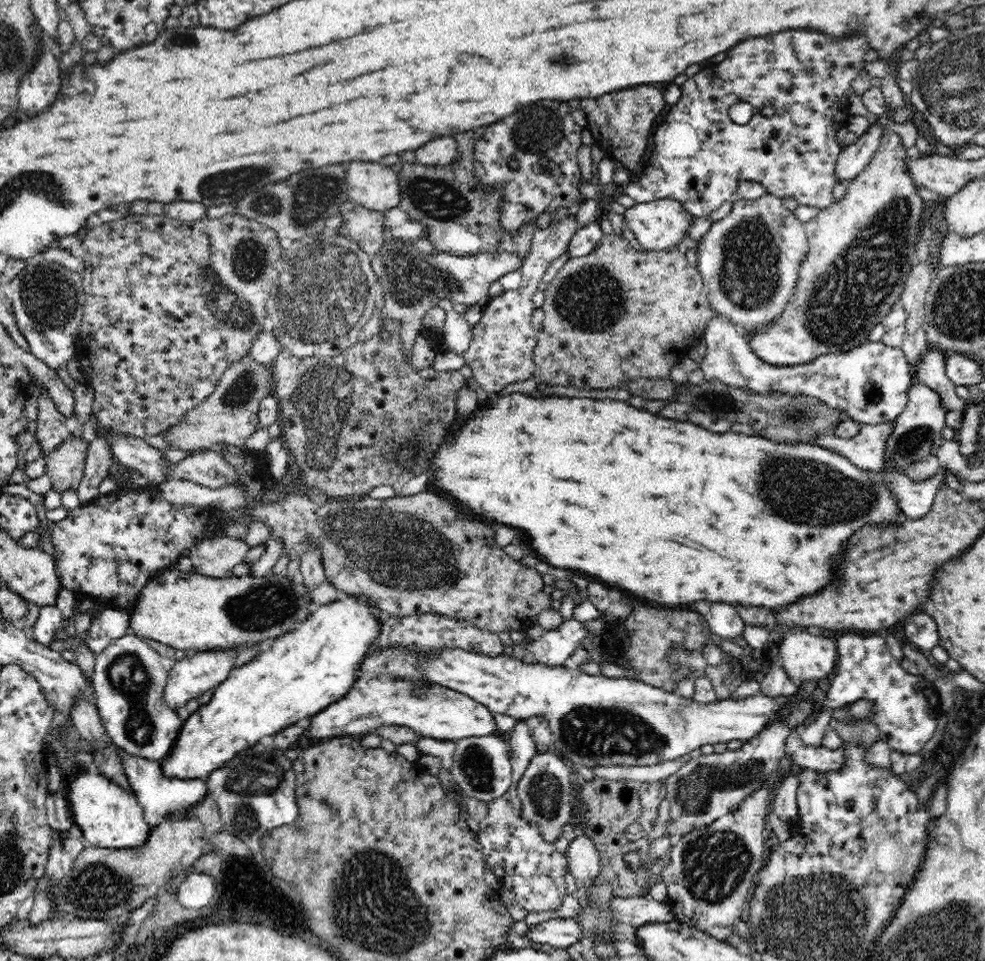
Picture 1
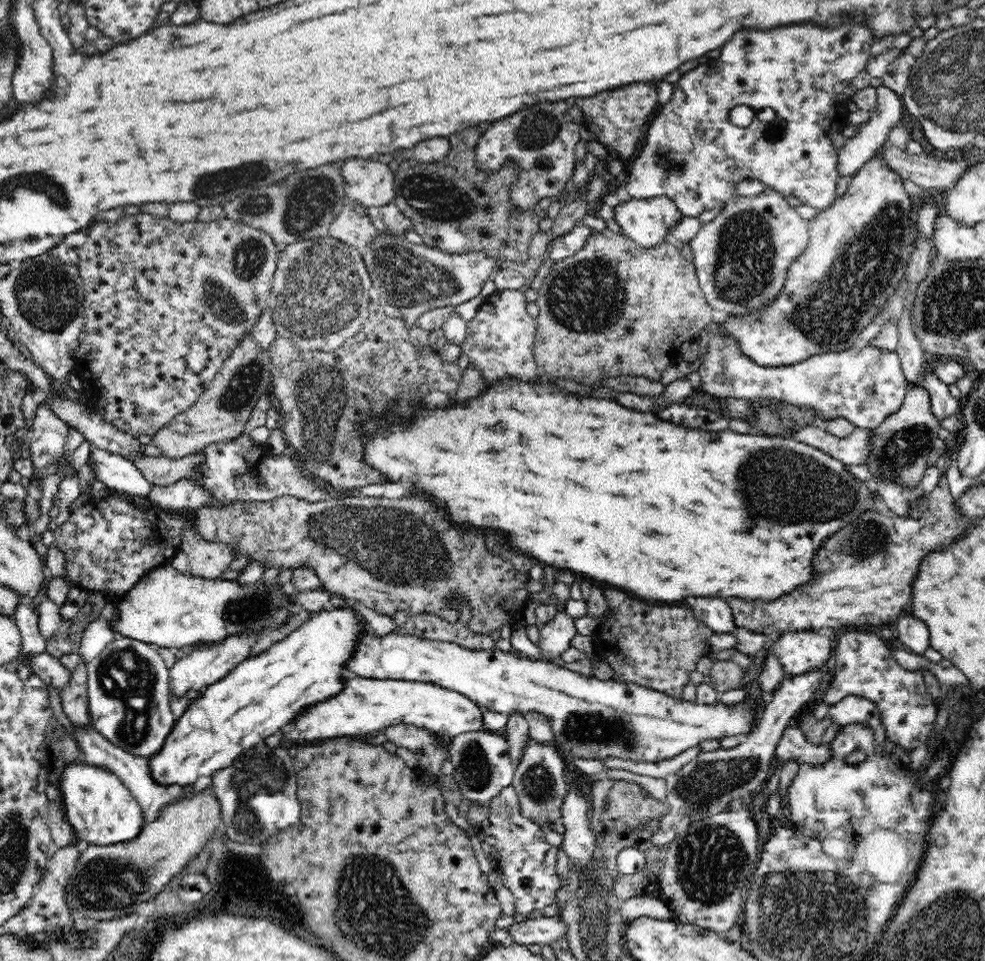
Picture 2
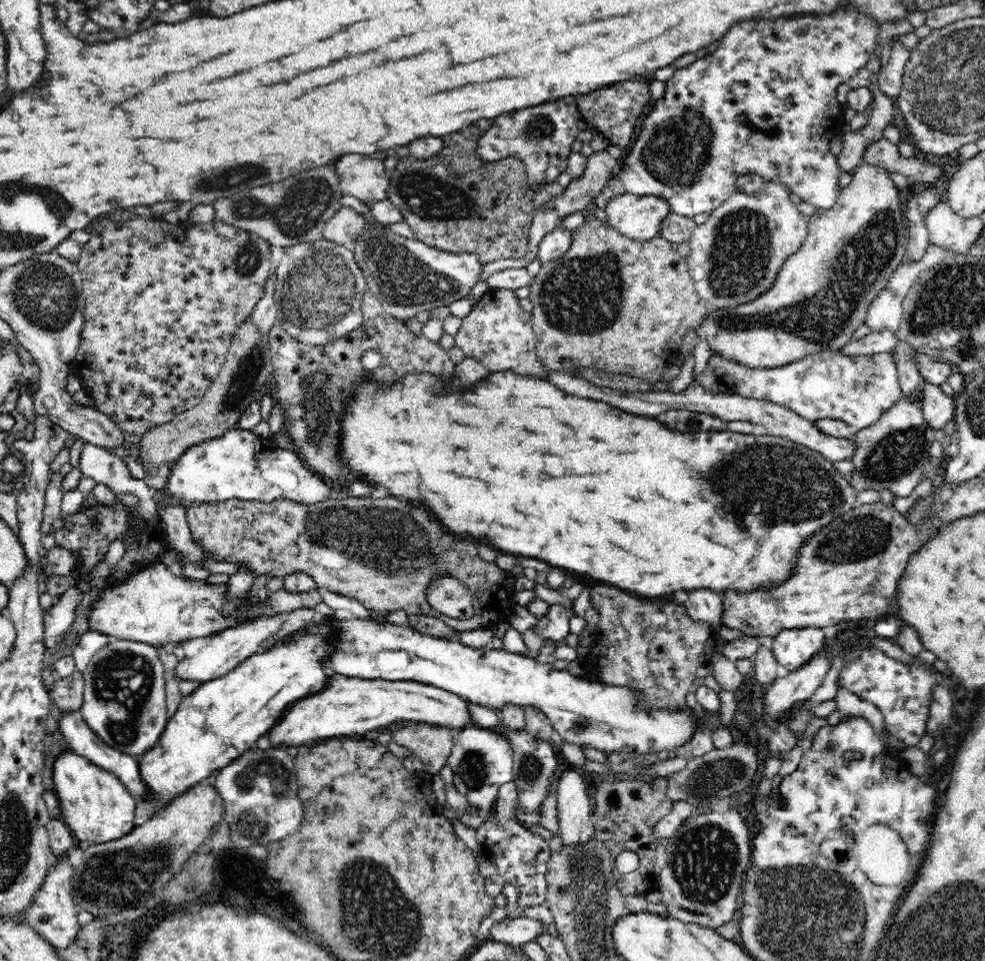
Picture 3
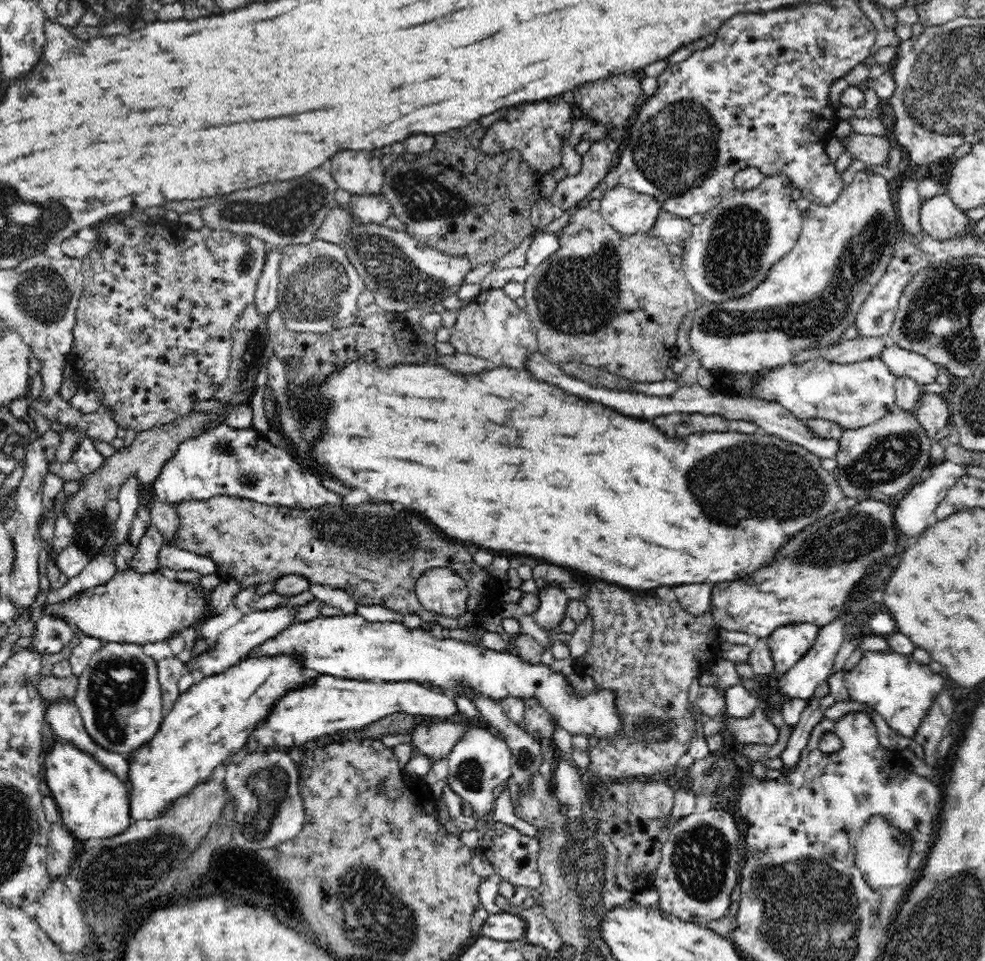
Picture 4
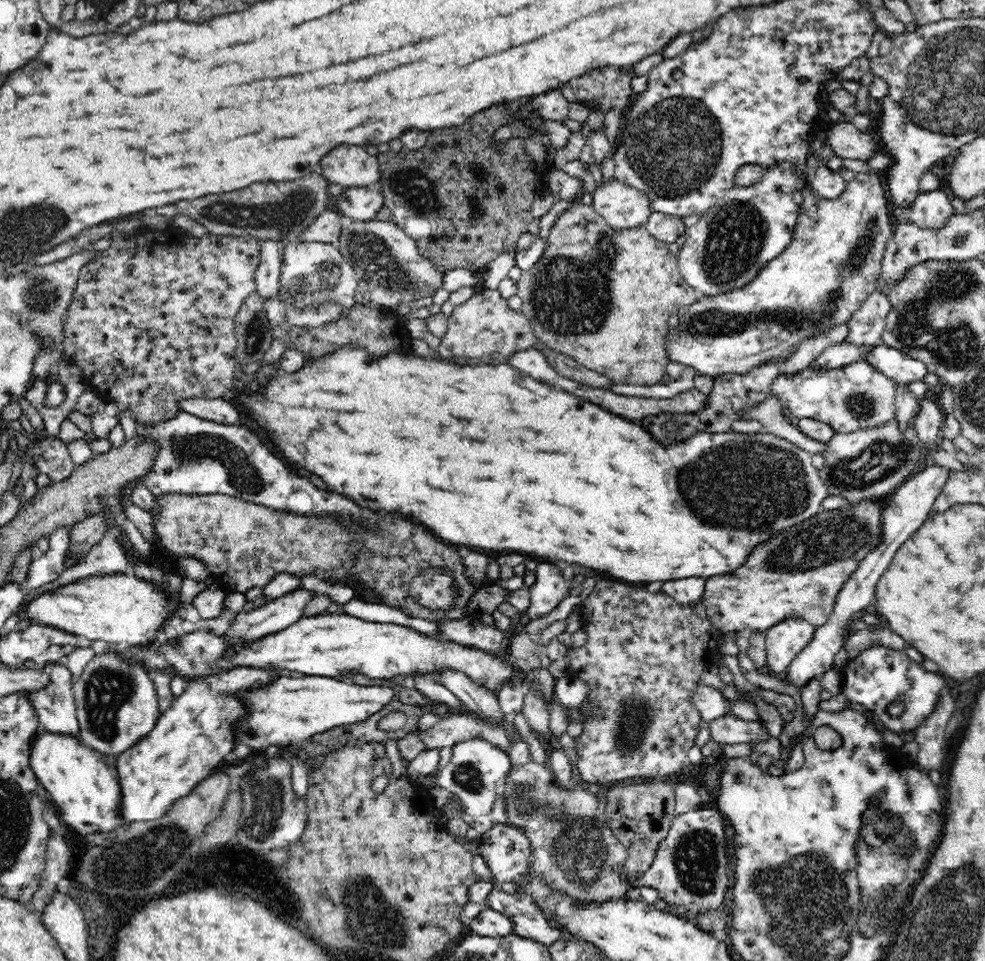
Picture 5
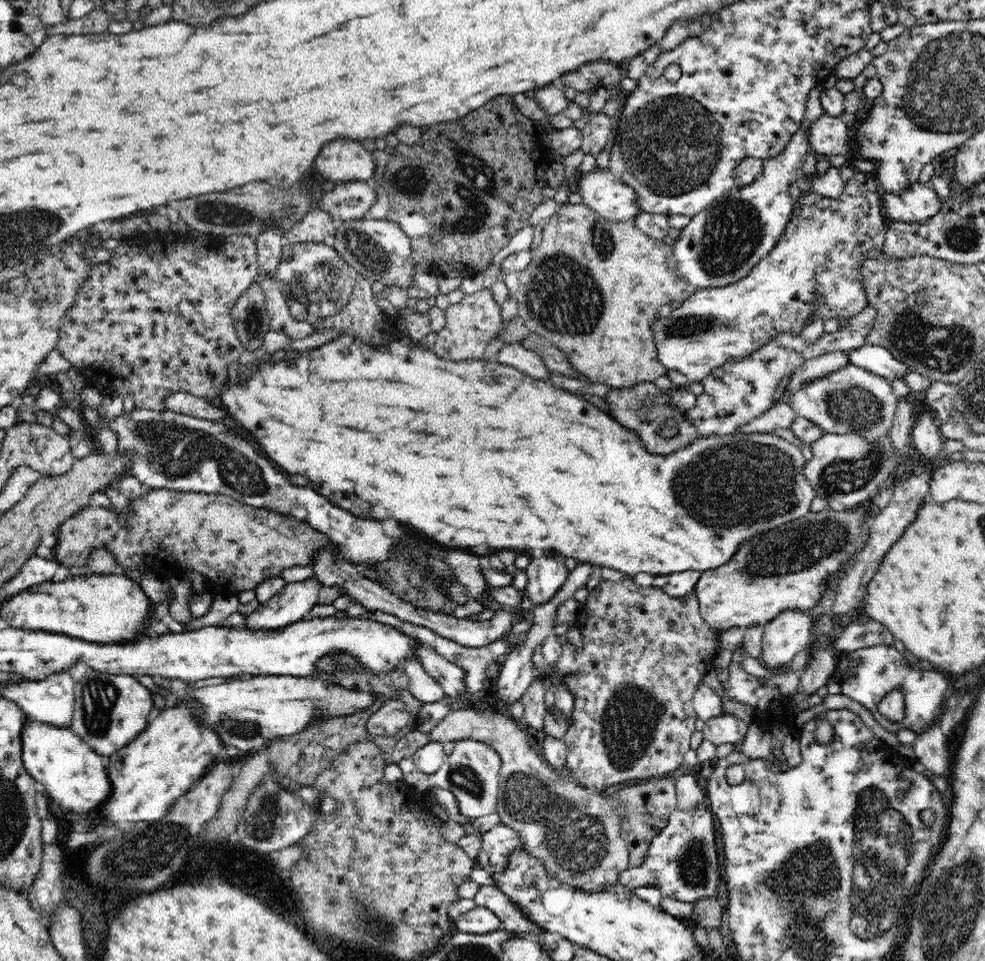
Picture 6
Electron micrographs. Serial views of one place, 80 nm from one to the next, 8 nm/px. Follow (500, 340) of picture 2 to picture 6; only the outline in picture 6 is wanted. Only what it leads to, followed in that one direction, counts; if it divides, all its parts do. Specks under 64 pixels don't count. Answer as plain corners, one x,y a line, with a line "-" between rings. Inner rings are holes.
484,288
481,292
465,295
461,302
443,310
446,324
442,330
437,332
433,351
438,357
446,360
482,359
486,345
490,340
496,338
501,330
503,330
504,345
508,343
521,344
530,334
529,328
526,328
523,319
519,315
511,321
502,321
500,309
501,306
494,301
493,293
490,289

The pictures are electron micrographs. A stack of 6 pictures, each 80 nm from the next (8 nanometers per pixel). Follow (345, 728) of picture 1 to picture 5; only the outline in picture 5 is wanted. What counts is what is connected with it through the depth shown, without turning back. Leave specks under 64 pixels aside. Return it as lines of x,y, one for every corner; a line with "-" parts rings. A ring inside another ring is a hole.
304,676
302,678
282,677
270,684
268,688
260,688
254,692
243,694
247,706
251,708
250,716
236,724
236,737
238,743
246,744
253,750
267,749
268,746
296,746
305,743
311,737
320,733
325,733
337,726
360,724
368,720
374,714
383,713
386,705
392,705
396,699
392,699
394,694
400,696
404,704
418,704
418,706
436,706
430,699
426,699
415,688
402,688
402,684
394,687
362,686
361,683
347,682
346,680
326,677
326,676

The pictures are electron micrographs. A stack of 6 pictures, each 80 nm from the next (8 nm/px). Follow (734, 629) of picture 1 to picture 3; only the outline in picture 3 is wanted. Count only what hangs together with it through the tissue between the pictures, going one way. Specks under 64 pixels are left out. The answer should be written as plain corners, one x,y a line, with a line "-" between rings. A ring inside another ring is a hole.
710,589
702,590
702,594
694,594
692,590
683,605
694,620
706,621
715,630
723,626
721,594
710,594

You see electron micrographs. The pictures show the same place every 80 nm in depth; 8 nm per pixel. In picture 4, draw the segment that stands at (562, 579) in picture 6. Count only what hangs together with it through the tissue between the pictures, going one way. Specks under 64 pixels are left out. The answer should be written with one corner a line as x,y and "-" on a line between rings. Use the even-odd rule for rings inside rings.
546,581
546,587
539,588
537,590
537,597
539,600
538,608
532,613
534,616
534,622
538,624
542,629
550,633
550,630
559,626
561,622
566,620
566,616
564,616
564,611
567,610
567,604
569,602
569,598
564,593
564,589
560,589
558,587
558,583

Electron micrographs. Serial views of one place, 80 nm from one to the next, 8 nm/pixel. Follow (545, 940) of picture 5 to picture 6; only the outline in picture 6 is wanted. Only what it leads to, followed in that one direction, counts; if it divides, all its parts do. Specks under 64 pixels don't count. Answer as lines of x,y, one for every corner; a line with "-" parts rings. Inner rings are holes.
480,885
474,900
477,907
484,907
493,912
502,921
504,930
534,933
538,938
540,938
540,934
545,933
539,926
534,925
528,918
524,917
522,910
506,894
500,892
498,887

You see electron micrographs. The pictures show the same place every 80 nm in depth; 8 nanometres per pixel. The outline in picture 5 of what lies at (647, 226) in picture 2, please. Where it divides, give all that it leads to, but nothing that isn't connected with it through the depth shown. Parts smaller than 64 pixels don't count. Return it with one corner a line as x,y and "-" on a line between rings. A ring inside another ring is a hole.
615,177
596,184
592,207
616,230
644,227
650,220
650,199
642,192
619,182

